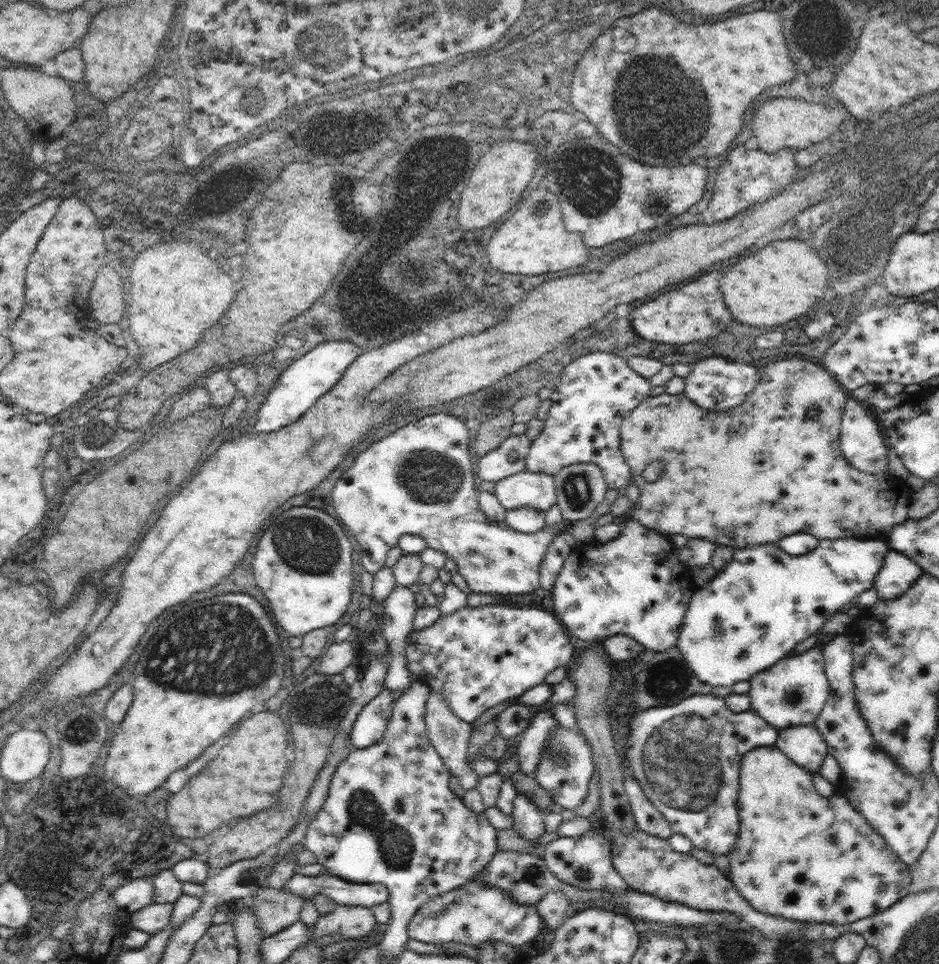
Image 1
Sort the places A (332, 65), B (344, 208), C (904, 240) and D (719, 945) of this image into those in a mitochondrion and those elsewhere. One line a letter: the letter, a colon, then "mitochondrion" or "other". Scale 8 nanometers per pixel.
A: mitochondrion
B: mitochondrion
C: mitochondrion
D: mitochondrion

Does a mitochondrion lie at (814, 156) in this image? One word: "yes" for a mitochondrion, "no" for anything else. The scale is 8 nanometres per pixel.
no

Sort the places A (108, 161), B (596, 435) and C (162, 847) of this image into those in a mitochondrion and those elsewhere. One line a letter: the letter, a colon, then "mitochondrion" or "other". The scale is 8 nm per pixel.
A: mitochondrion
B: other
C: other

